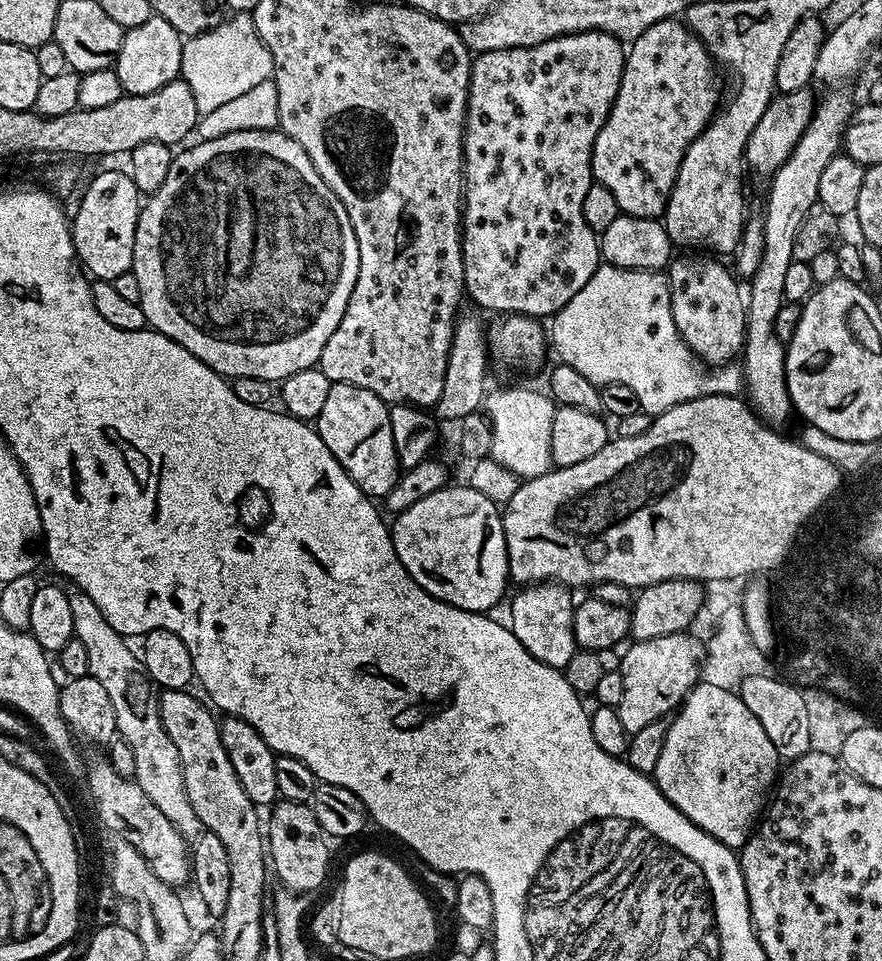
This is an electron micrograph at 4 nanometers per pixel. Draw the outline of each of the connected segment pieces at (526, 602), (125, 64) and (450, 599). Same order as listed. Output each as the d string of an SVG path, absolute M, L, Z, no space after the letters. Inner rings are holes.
M555 582L530 584L517 592L520 593L512 600L510 627L513 634L538 662L546 662L546 666L563 670L566 662L570 662L578 651L574 638L576 609L571 596L573 593L565 585Z
M153 14L142 26L134 26L124 33L124 41L116 56L114 65L118 74L118 82L122 82L122 90L129 96L150 94L171 80L181 75L180 63L185 41L178 30L170 26L161 16Z
M445 486L437 492L426 494L422 502L414 502L414 506L410 506L393 519L396 521L391 521L394 550L402 566L406 566L410 578L414 578L414 582L418 582L422 590L467 612L487 613L492 610L488 608L494 607L503 598L504 591L510 588L504 518L498 505L485 494L469 486L452 487Z

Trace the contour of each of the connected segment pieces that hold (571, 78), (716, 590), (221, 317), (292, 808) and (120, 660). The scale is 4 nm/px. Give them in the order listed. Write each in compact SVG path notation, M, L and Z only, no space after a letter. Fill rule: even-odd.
M575 32L569 36L556 36L529 48L490 50L473 59L468 83L468 111L464 113L464 194L462 197L462 231L460 249L464 251L464 290L480 308L489 308L499 314L519 314L537 318L551 318L590 282L602 263L598 233L588 225L582 214L582 201L592 185L592 151L598 130L606 122L620 89L624 73L626 48L614 36L605 32Z
M712 582L707 585L706 595L704 598L704 607L702 609L702 624L708 628L712 628L712 633L706 636L706 659L702 669L703 683L710 686L719 686L721 690L730 690L736 692L742 682L746 682L746 678L751 676L759 676L765 671L764 660L766 654L758 646L754 646L754 638L750 638L750 630L746 628L746 618L744 611L740 605L742 599L741 593L724 592L725 585L720 582Z
M238 130L213 140L200 140L193 148L173 155L170 170L166 170L166 182L143 201L140 209L130 276L136 279L140 291L138 303L149 329L178 342L222 377L245 376L283 382L290 374L298 374L298 370L319 365L322 346L330 342L330 334L338 330L338 322L346 314L350 294L358 282L359 265L358 238L354 226L350 226L350 214L346 214L346 206L342 206L338 194L322 182L322 174L314 170L314 162L310 162L306 150L279 130Z
M281 799L271 805L270 811L266 816L266 852L275 879L277 876L289 892L312 894L328 876L329 841L322 826L318 826L318 818L314 818L308 804L295 804L292 800Z
M72 590L68 592L70 611L74 613L74 637L82 646L86 646L86 659L90 661L89 676L98 678L106 689L111 704L114 705L114 718L119 739L125 740L134 750L134 770L136 783L146 790L146 798L170 818L174 827L181 830L200 828L198 814L194 814L194 806L190 806L190 798L186 798L184 789L184 768L178 758L178 750L174 750L174 742L166 734L160 717L160 702L154 691L152 679L144 668L144 661L139 655L132 653L132 648L125 637L120 636L102 618L102 610L94 606L94 602L85 592Z

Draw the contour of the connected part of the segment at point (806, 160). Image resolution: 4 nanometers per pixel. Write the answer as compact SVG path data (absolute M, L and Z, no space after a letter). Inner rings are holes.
M832 92L824 101L815 105L812 120L806 126L802 138L794 146L790 158L772 175L768 188L768 201L764 204L764 253L760 265L750 278L752 289L746 292L747 324L742 349L742 371L746 400L753 412L769 426L781 426L793 419L792 399L786 386L784 373L785 341L776 336L776 319L786 301L782 286L786 282L786 266L793 262L792 247L798 238L798 226L806 214L818 203L818 181L826 162L841 151L844 130L852 118L854 103L840 92Z

